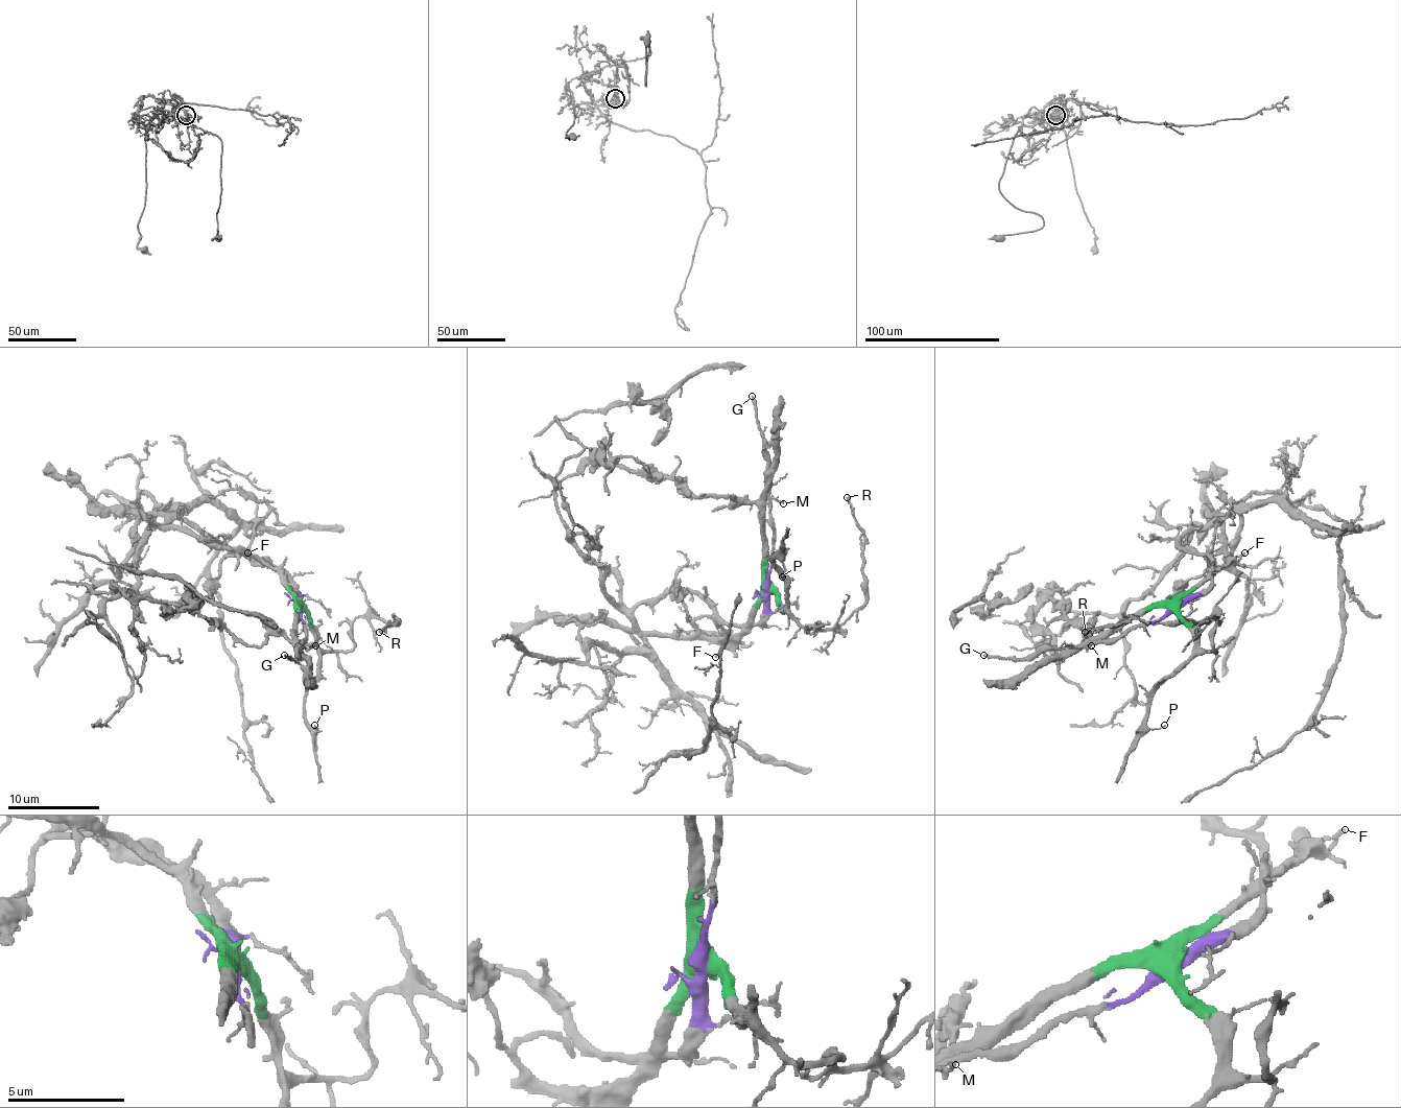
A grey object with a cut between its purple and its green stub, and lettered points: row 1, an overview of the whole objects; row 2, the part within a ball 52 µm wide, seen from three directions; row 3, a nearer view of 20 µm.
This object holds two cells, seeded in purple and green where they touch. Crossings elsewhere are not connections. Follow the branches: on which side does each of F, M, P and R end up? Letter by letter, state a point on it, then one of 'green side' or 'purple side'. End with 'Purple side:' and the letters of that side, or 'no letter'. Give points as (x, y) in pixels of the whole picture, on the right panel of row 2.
F: (1244, 552) | green side
M: (1091, 645) | purple side
P: (1164, 725) | green side
R: (1085, 632) | green side
Purple side: M

